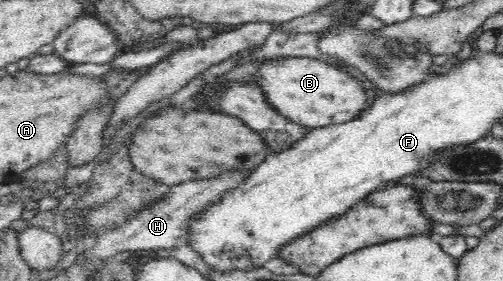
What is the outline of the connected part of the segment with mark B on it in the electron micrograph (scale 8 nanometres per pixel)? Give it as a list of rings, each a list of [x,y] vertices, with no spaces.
[[[281,57],[258,68],[257,85],[281,116],[309,129],[355,120],[366,108],[364,86],[340,69],[312,57]]]

